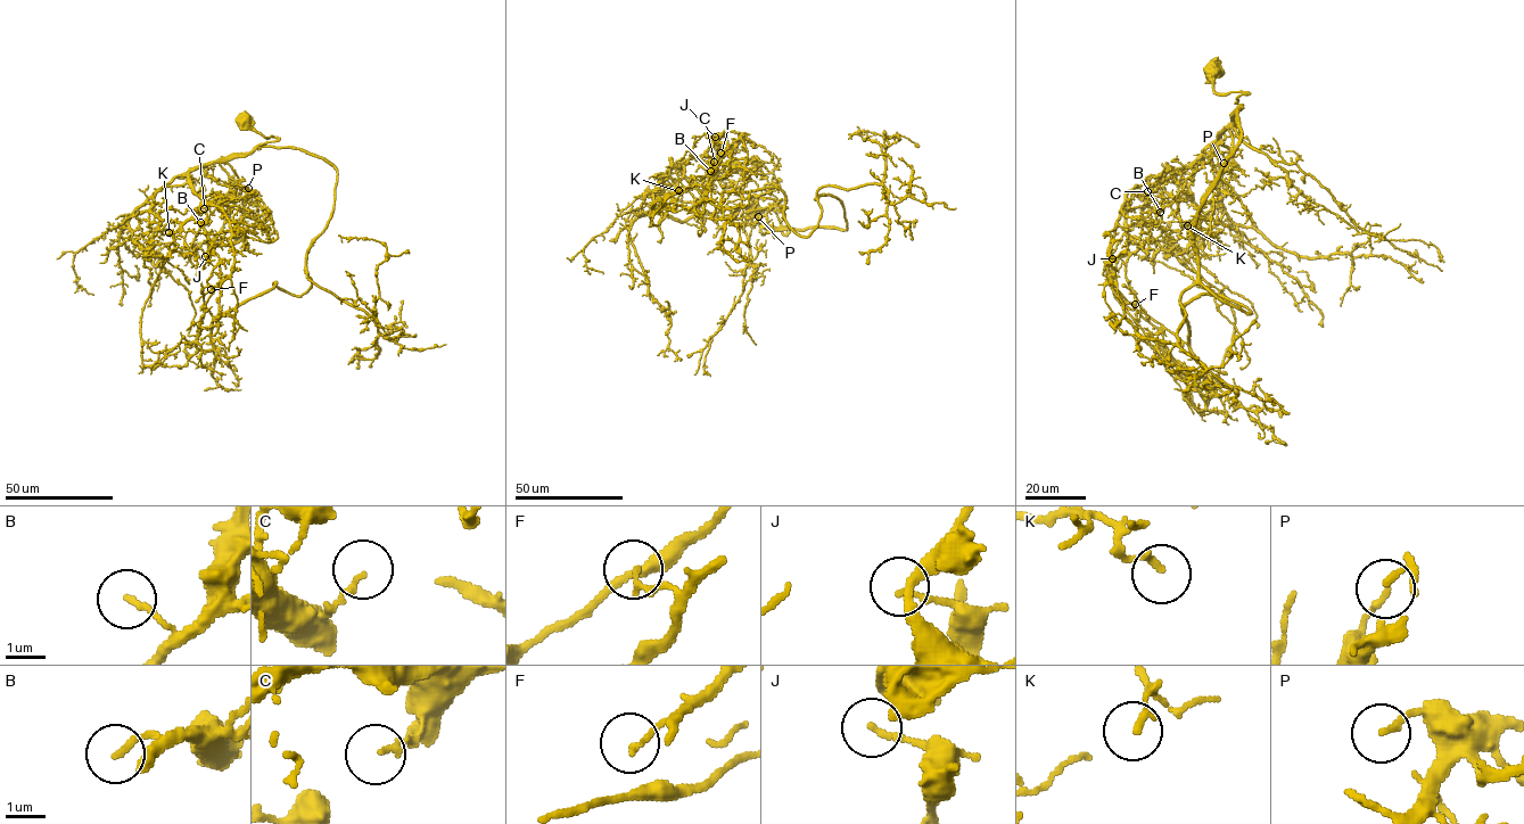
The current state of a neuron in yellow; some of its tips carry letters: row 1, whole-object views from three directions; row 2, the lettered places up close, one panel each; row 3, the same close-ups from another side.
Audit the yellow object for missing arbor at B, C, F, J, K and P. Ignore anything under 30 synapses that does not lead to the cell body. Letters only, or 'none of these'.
none of these

